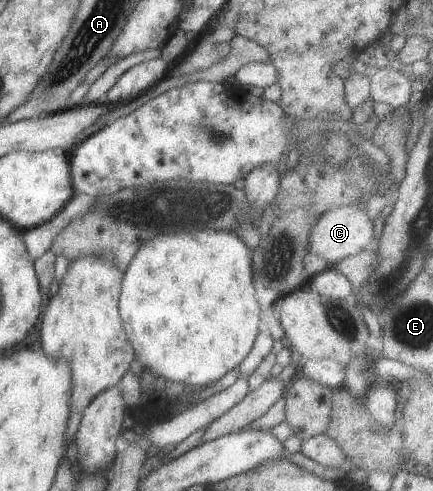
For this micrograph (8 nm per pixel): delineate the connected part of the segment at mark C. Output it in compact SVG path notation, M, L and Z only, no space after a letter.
M351 205L342 206L329 209L317 218L317 222L311 227L306 250L324 258L329 266L335 266L344 258L356 255L372 246L375 219L366 210Z

